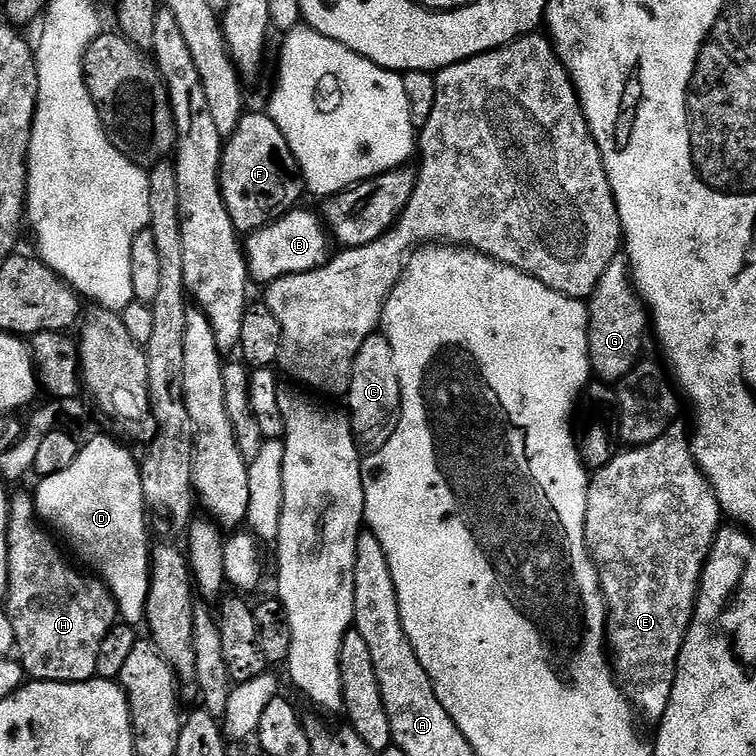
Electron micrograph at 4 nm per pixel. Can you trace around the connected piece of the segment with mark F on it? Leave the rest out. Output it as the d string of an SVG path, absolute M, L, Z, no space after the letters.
M245 111L244 117L238 122L238 130L234 130L234 134L227 137L224 152L220 155L220 189L232 224L240 234L257 232L259 228L272 224L303 201L300 199L306 196L304 173L300 171L298 162L290 150L290 142L286 142L286 134L278 130L267 111Z

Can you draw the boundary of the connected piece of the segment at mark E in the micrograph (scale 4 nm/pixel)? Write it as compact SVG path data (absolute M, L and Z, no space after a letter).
M677 422L668 428L666 434L656 438L654 442L643 444L637 448L617 451L611 462L606 466L595 469L594 475L588 482L588 497L586 498L586 518L584 529L586 530L586 546L592 555L594 566L598 570L600 589L604 595L604 601L608 607L608 639L606 641L607 651L610 653L612 670L616 673L616 681L624 692L624 697L631 702L633 709L641 717L644 716L652 722L659 720L666 714L666 706L670 706L670 690L674 690L674 678L678 666L678 654L682 642L686 638L686 630L692 621L692 615L696 609L696 598L700 594L700 579L704 563L708 561L708 555L712 544L716 541L716 533L721 531L722 513L720 503L716 497L715 490L710 482L702 474L702 470L696 465L696 459L692 456L692 441L690 432Z

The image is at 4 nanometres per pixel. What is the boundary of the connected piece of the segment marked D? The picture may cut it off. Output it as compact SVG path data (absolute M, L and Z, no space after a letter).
M96 436L87 445L86 443L81 447L78 458L74 458L74 462L70 462L70 466L66 466L66 470L58 470L58 474L50 474L43 477L39 481L36 492L34 491L34 499L36 502L37 517L49 529L61 532L66 539L72 543L72 548L89 564L91 571L95 573L99 579L104 581L104 584L112 592L112 597L116 600L118 609L118 616L123 623L133 626L140 626L144 624L144 615L146 614L146 598L150 594L150 574L152 573L152 553L150 551L150 543L148 544L148 528L150 532L150 520L146 515L144 506L144 495L142 494L142 478L140 477L140 466L137 457L132 457L132 452L128 448L123 448L116 440L111 440L108 436Z

